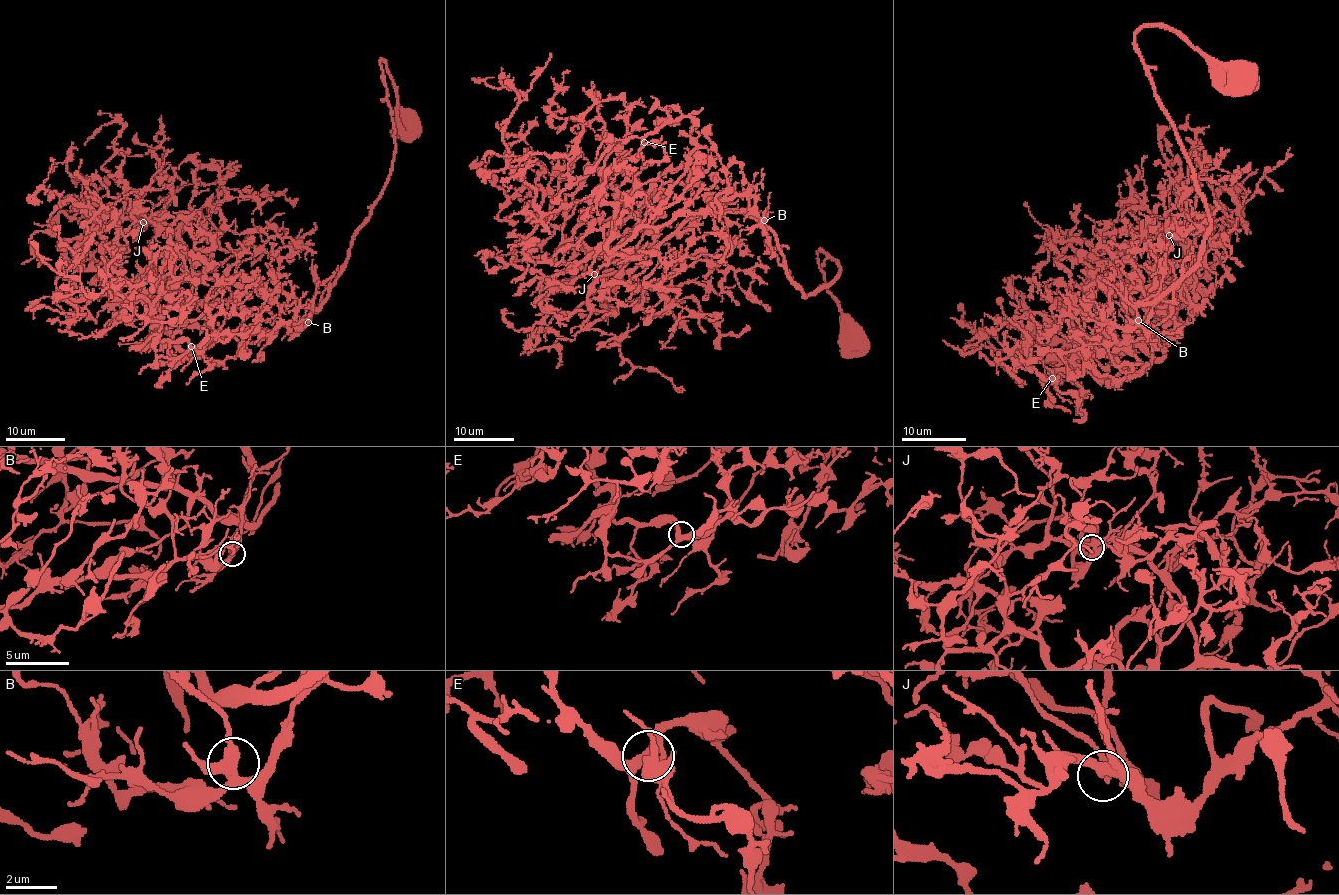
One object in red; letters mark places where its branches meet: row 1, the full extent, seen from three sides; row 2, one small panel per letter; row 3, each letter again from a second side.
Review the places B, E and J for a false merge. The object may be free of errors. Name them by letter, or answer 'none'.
none

